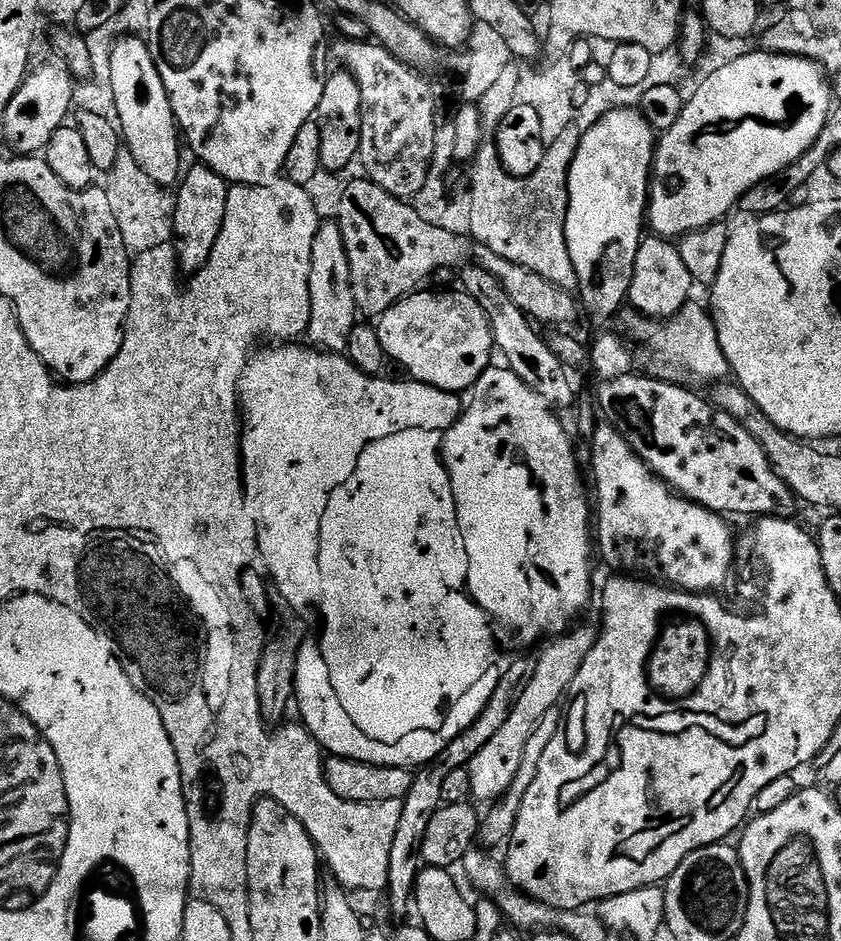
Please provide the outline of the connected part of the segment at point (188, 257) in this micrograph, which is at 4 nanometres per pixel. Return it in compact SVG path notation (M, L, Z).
M193 163L193 168L183 173L174 192L172 209L172 235L176 249L176 263L179 271L194 274L206 266L210 254L214 250L214 242L218 242L218 234L222 230L223 219L226 218L228 189L227 180L220 177L205 164Z

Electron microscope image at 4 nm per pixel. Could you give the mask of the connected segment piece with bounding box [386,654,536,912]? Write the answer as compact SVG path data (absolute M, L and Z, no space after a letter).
M520 654L509 660L512 661L509 662L508 669L496 676L494 694L490 694L490 702L486 702L486 710L482 710L482 714L478 714L475 722L466 730L462 730L462 734L458 734L458 738L454 738L454 742L446 745L442 754L435 756L431 762L423 765L413 775L410 790L403 799L402 818L398 818L398 830L394 834L394 842L390 846L386 895L388 895L388 900L396 912L402 911L406 906L408 908L413 899L413 888L418 873L416 861L418 849L427 828L430 826L430 818L434 818L434 814L443 805L441 789L445 784L445 779L454 770L467 768L468 763L474 758L474 754L478 754L478 750L482 750L482 746L486 746L486 742L490 742L490 738L494 738L494 734L498 734L498 730L502 730L506 718L510 718L510 710L514 706L514 702L518 702L526 682L536 668L536 660L533 657L528 657L528 654Z

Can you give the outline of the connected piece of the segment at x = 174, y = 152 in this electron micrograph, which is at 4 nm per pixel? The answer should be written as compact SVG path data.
M121 38L116 41L110 54L110 86L113 88L114 116L123 143L130 154L134 154L134 162L138 162L153 183L175 185L182 176L182 140L178 135L176 116L168 101L168 91L143 39Z

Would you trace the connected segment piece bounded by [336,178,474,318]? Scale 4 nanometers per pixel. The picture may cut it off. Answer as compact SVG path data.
M367 178L352 180L340 196L336 212L341 228L342 242L345 243L346 258L349 259L350 278L352 279L353 298L356 311L361 317L380 317L390 306L394 306L405 296L412 295L431 272L439 268L460 268L472 260L474 244L468 236L455 236L446 230L422 221L415 213L413 205L386 194L377 184Z

